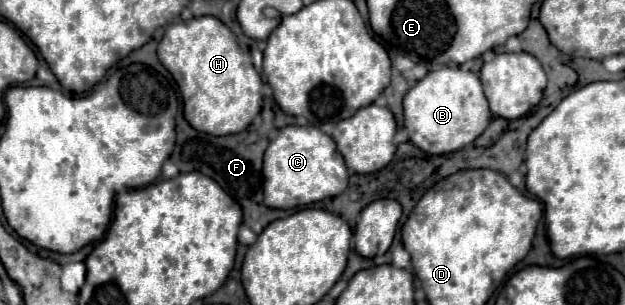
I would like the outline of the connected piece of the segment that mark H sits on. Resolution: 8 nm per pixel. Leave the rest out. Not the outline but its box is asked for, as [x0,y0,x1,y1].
[157,16,261,136]

